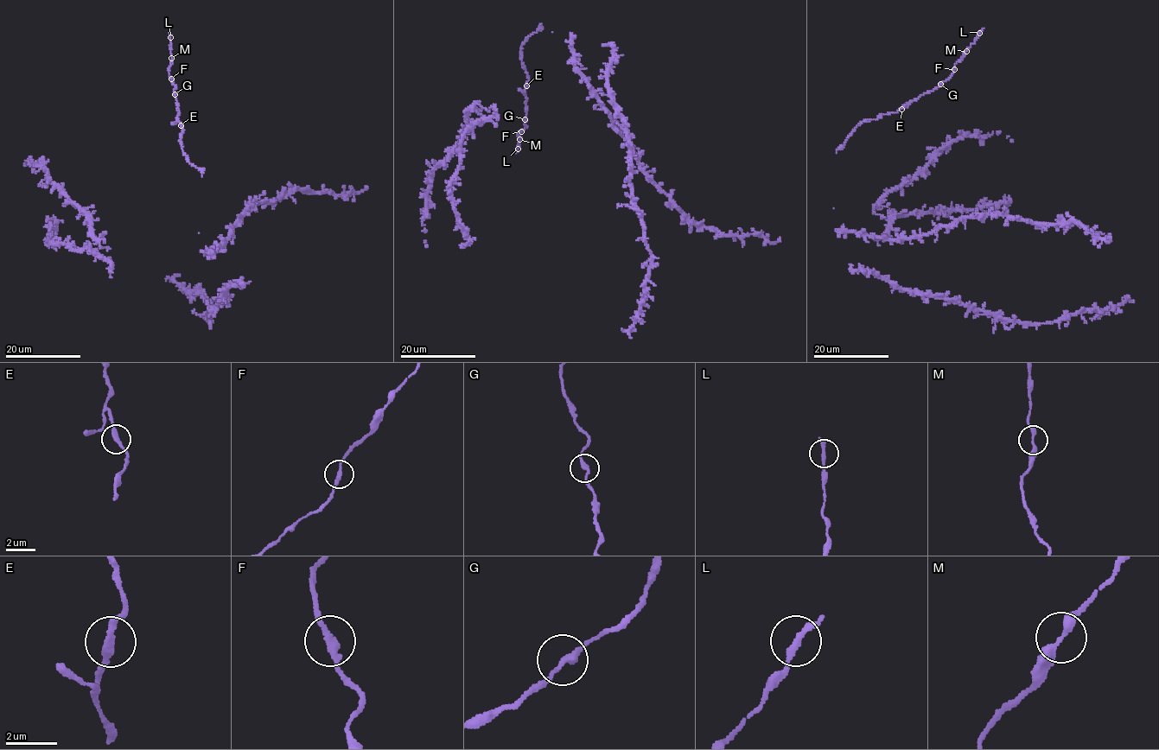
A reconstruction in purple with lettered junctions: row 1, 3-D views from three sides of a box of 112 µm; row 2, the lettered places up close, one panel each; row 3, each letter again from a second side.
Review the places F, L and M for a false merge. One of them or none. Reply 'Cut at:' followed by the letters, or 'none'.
Cut at: none

